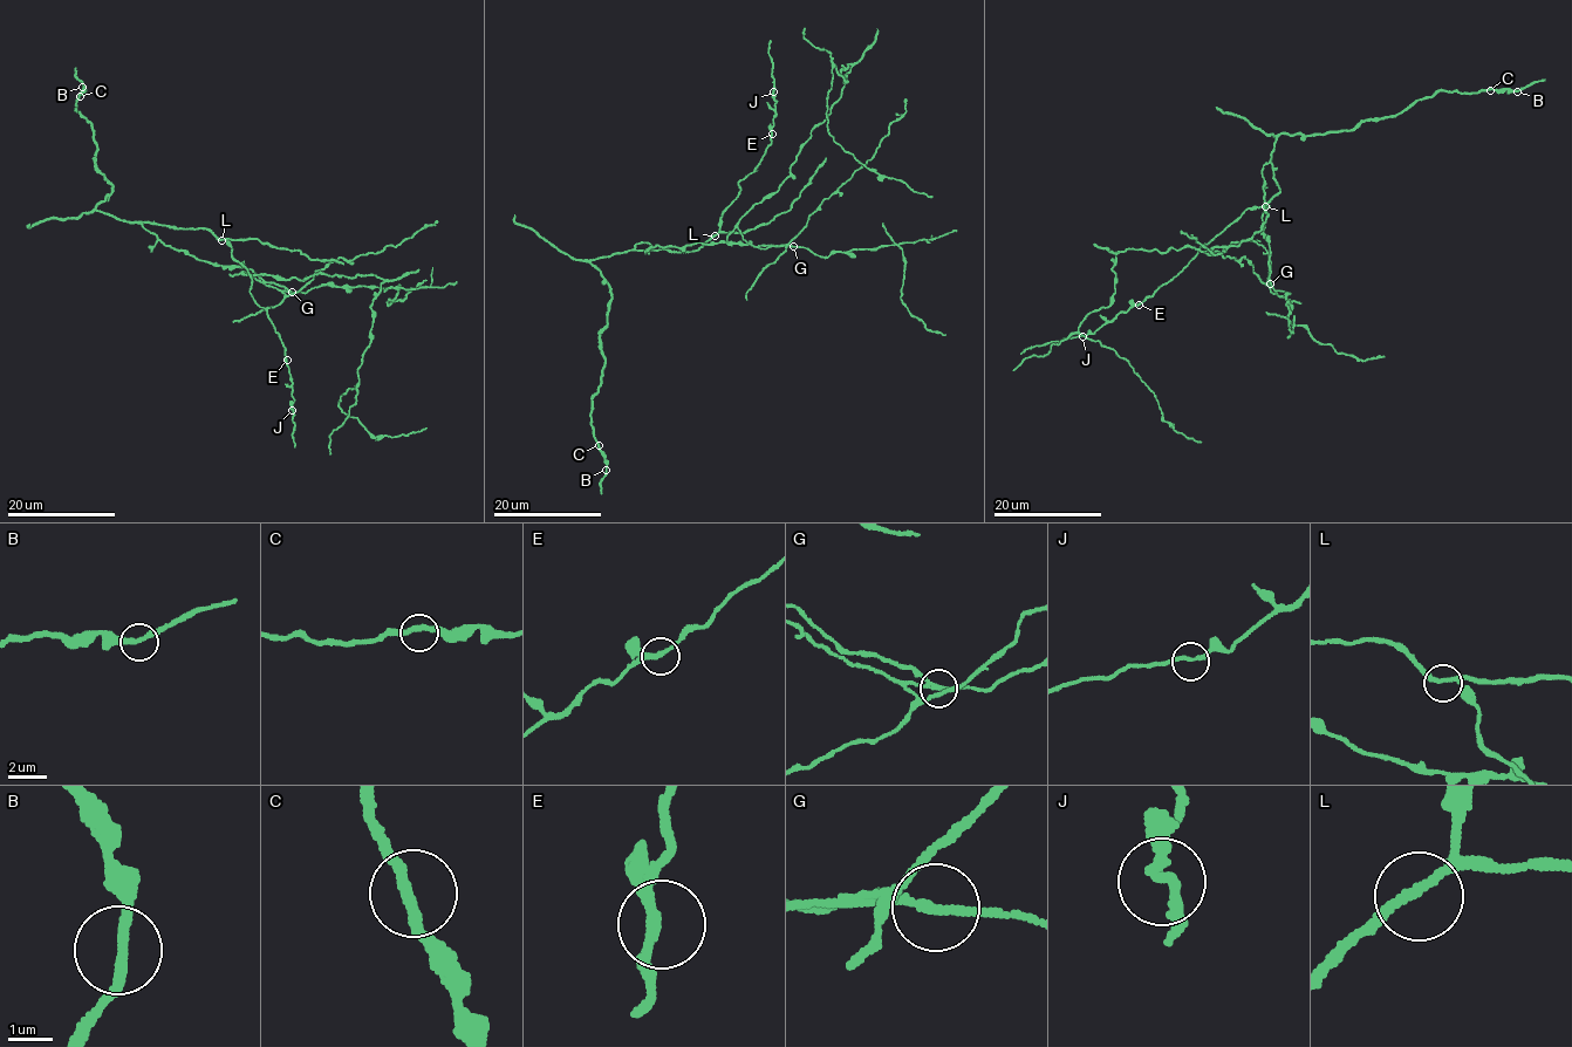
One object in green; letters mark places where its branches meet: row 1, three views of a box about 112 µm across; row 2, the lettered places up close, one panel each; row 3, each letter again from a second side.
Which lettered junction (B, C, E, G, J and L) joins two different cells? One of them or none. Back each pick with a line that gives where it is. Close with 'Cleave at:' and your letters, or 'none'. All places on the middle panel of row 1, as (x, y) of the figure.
G: at (793, 246)
Cleave at: G

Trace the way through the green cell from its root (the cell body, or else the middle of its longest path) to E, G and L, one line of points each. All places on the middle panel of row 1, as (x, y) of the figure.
E: (743, 237), (751, 245), (641, 243), (635, 248), (694, 251), (713, 237), (772, 134)
G: (743, 237), (756, 246), (793, 246)
L: (743, 237), (751, 245), (699, 243), (679, 248), (641, 243), (635, 248), (694, 251), (715, 235)

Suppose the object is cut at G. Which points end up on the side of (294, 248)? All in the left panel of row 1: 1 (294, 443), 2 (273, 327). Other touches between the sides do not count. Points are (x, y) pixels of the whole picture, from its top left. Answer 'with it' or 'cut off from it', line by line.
1: with it
2: with it

